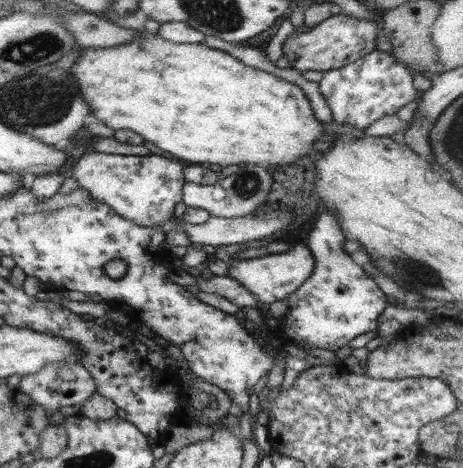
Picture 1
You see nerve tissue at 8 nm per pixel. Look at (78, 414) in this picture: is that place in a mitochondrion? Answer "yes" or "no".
no

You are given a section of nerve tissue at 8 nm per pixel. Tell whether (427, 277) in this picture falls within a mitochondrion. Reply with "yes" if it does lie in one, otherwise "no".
yes

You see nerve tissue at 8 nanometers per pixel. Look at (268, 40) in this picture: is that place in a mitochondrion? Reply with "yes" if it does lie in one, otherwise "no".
no

